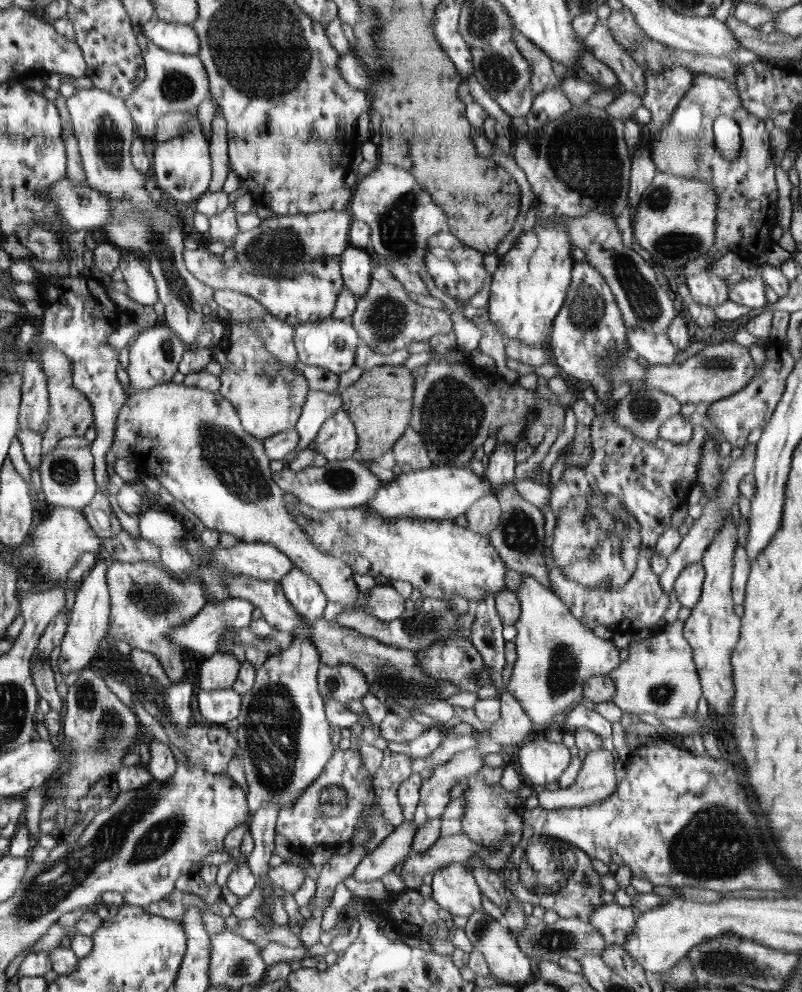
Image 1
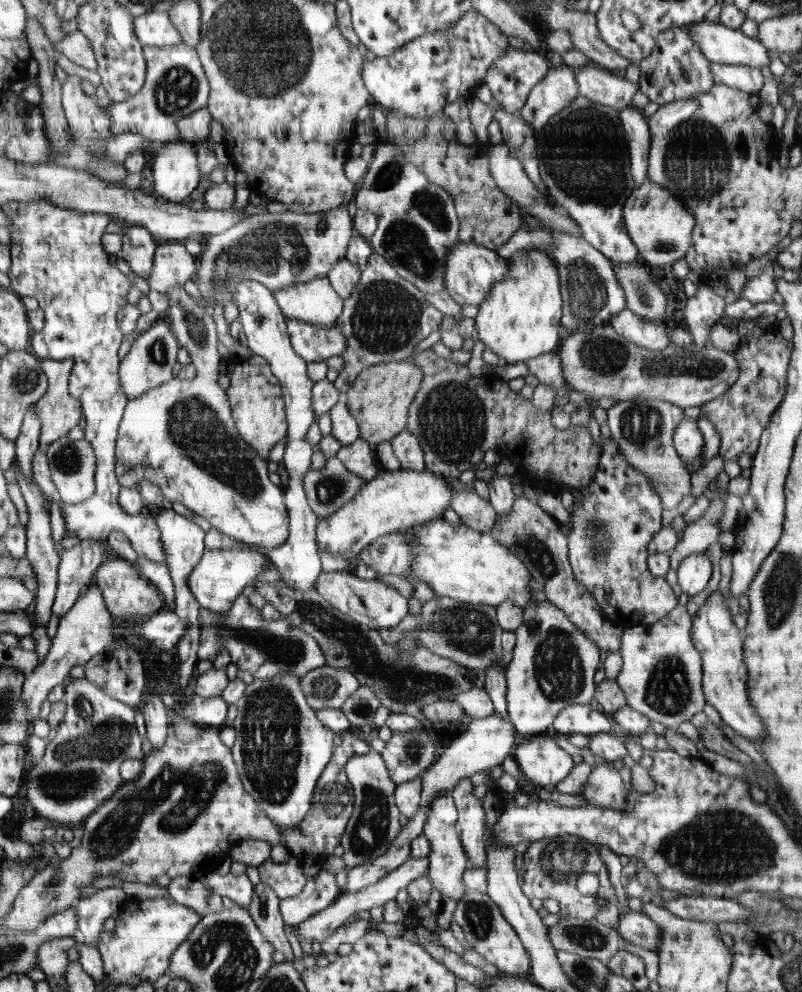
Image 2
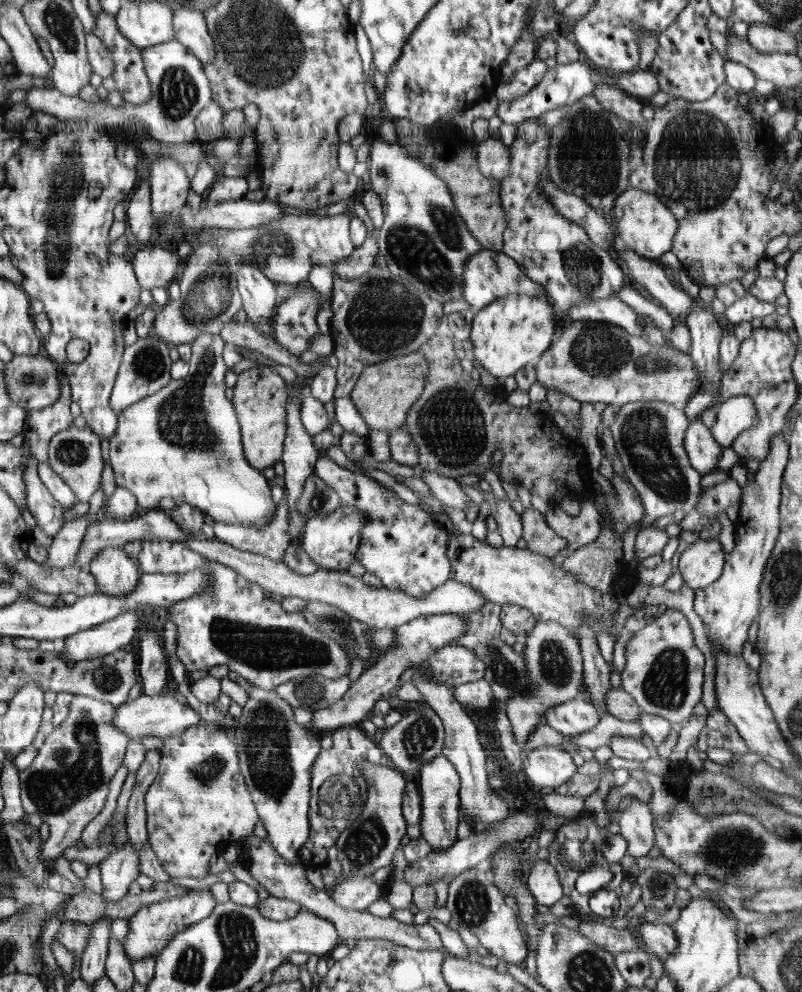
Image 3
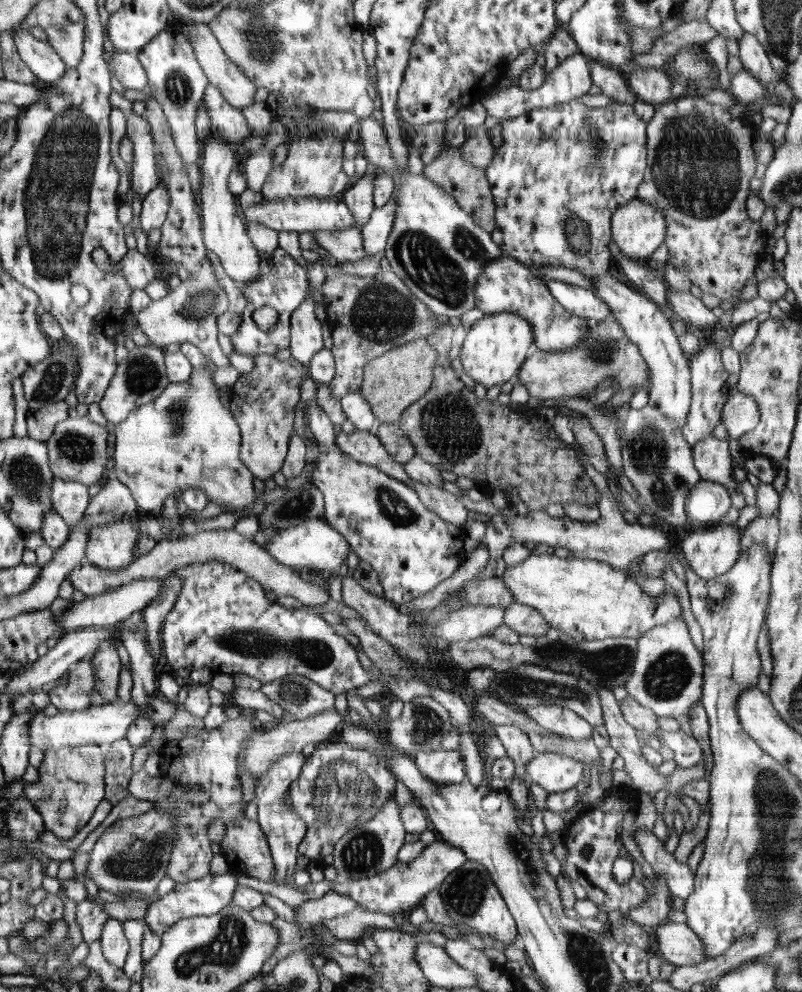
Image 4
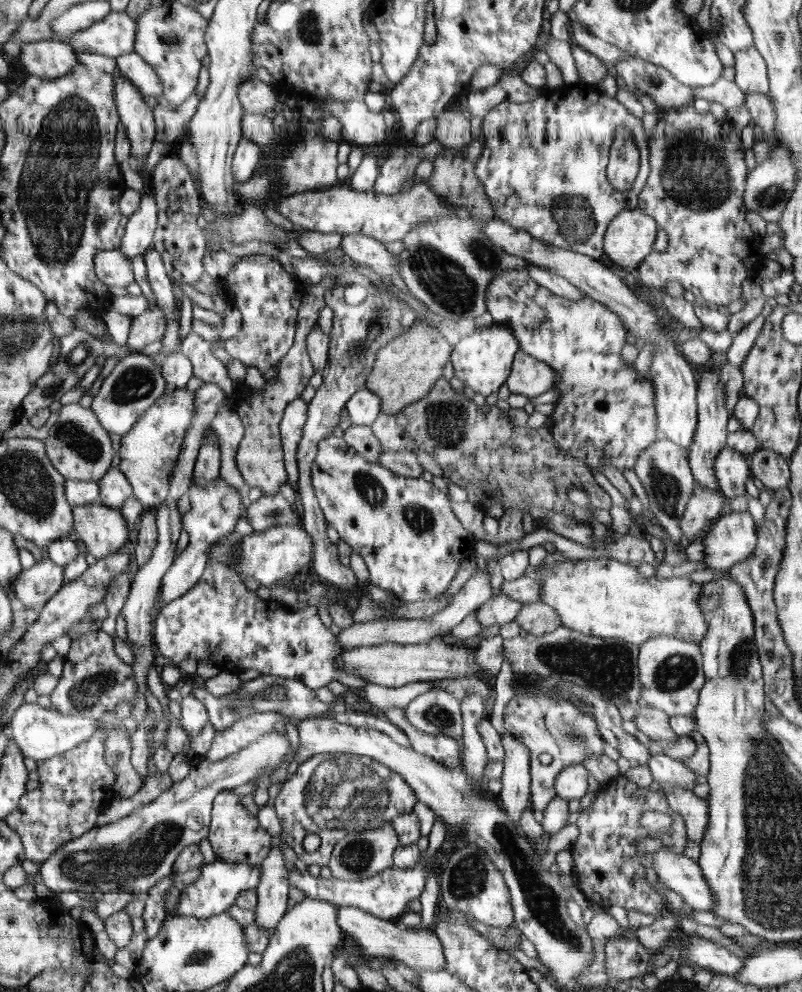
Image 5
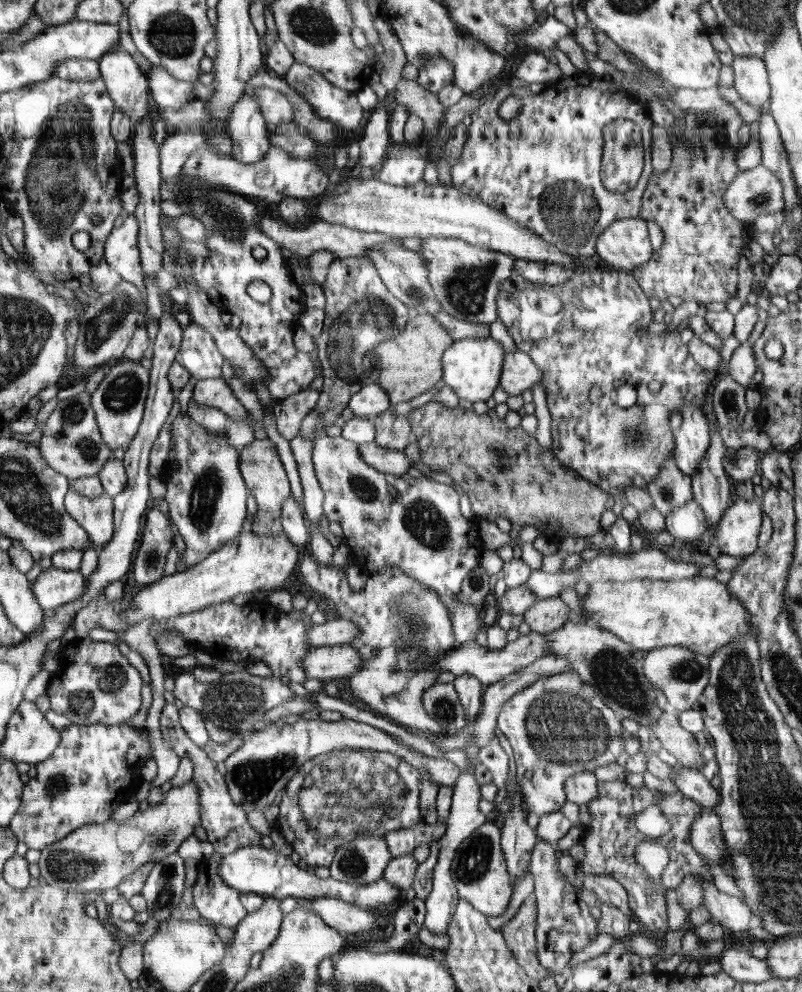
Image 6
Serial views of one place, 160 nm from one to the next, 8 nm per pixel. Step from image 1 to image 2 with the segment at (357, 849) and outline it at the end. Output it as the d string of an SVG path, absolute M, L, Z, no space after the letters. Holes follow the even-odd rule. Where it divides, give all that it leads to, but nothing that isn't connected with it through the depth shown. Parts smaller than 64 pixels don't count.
M323 867L316 876L307 879L300 895L281 899L279 909L285 925L298 925L334 904L335 899L341 894L335 878L336 875L332 875Z

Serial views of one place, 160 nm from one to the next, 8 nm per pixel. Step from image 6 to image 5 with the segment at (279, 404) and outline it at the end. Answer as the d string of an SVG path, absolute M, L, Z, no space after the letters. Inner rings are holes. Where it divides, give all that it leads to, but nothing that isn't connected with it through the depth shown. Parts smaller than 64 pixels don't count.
M296 399L288 404L284 411L284 418L280 421L279 431L284 442L284 457L288 472L288 484L297 490L299 472L296 463L298 444L302 440L303 428L307 421L308 403L303 399Z

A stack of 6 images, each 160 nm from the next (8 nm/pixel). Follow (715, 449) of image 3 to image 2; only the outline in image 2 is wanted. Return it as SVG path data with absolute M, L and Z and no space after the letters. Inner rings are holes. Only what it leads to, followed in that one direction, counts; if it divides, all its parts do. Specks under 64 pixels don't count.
M684 414L672 436L674 448L684 462L695 462L703 456L704 436L698 421Z

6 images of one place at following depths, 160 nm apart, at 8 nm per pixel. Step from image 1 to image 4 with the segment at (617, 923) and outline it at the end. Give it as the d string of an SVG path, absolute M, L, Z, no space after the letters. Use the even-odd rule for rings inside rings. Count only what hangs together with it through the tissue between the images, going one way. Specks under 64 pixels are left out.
M662 923L655 938L663 958L677 967L694 966L707 960L705 946L686 924Z

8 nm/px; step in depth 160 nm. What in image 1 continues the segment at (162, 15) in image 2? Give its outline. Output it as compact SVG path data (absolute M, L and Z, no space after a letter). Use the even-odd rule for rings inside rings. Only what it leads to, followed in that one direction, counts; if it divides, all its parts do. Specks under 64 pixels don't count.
M156 15L143 23L141 33L168 52L197 55L200 50L199 35L192 24L160 20Z

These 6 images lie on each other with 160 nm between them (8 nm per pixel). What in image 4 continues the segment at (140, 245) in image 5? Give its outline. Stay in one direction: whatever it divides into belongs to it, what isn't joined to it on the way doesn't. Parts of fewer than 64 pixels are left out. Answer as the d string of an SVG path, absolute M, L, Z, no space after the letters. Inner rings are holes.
M160 181L157 187L150 190L149 194L145 196L141 205L139 220L142 230L149 233L150 230L162 227L163 222L167 219L168 207L171 206L165 184Z

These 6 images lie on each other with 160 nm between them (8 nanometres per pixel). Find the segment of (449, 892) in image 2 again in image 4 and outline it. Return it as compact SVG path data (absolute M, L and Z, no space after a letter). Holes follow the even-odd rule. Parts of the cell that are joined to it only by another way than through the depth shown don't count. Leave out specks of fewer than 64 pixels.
M424 747L417 752L414 759L423 775L436 784L460 783L467 778L465 760L458 749L433 752Z

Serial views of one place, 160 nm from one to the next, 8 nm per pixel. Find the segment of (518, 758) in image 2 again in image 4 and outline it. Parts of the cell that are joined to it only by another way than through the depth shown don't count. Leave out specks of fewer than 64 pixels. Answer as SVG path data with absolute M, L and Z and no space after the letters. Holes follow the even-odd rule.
M551 751L536 752L526 767L528 783L540 785L549 794L575 788L583 778L583 769L581 762Z

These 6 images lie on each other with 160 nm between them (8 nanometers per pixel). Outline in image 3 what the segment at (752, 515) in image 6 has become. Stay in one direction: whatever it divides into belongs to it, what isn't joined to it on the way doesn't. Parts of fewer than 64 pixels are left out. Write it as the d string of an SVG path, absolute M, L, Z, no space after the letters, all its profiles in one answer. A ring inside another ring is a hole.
M700 537L681 552L678 570L684 583L695 591L706 588L720 578L726 559L720 539Z

